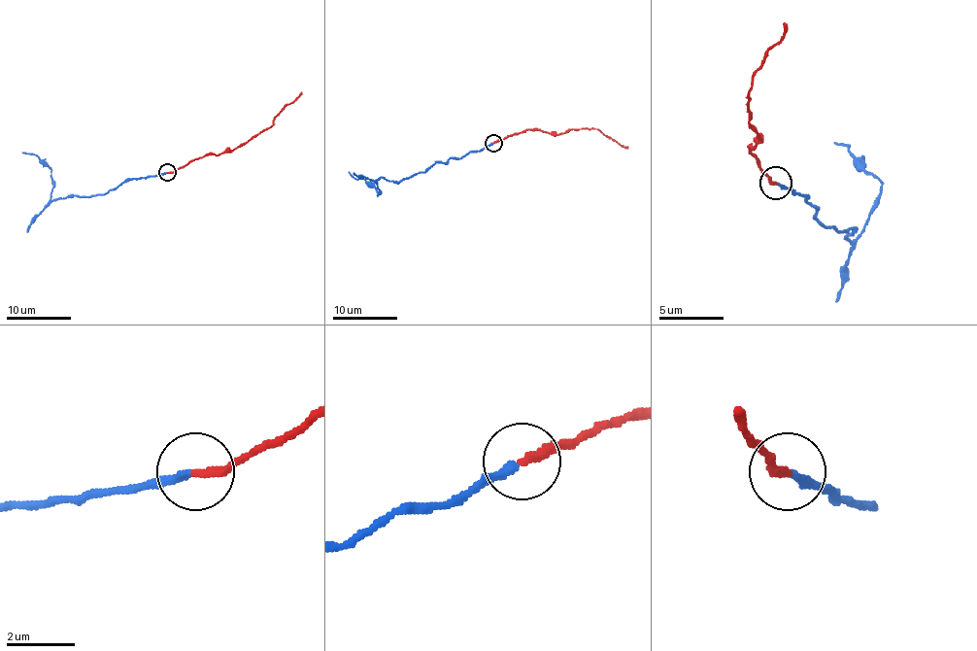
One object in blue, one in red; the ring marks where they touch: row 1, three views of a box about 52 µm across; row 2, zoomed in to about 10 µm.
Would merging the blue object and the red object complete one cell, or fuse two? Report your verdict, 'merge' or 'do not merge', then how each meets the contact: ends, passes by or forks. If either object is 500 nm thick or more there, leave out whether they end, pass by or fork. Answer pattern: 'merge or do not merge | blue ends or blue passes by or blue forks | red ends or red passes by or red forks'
merge | blue ends | red ends

